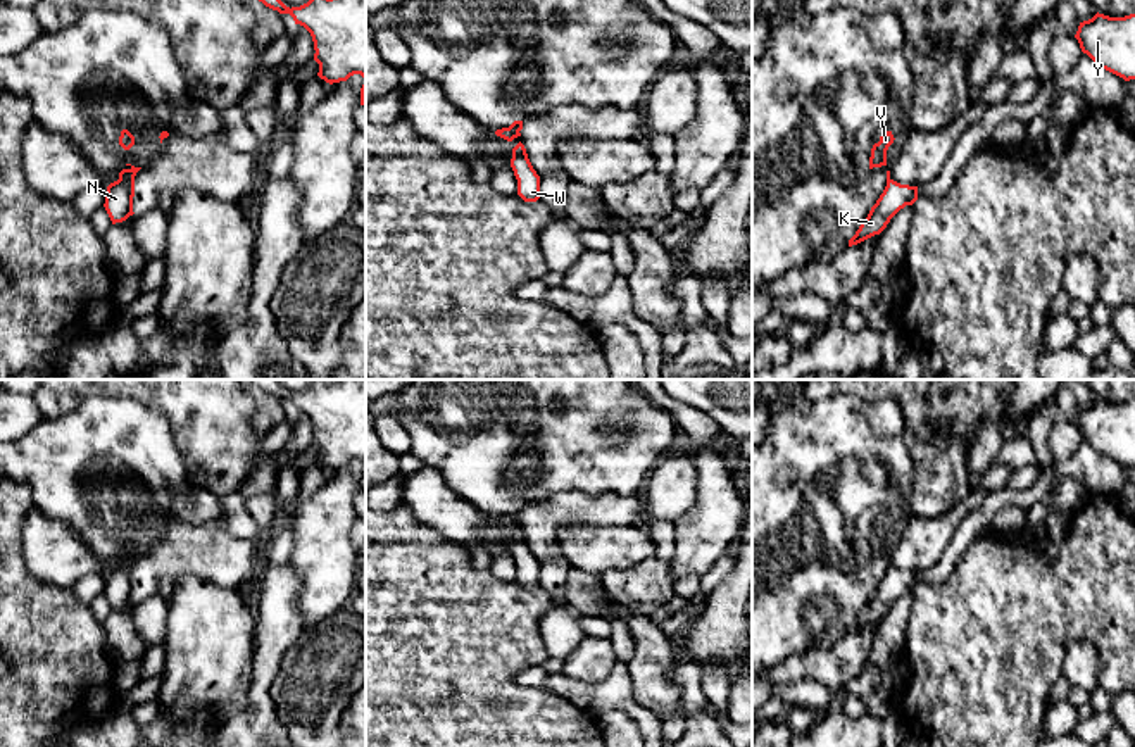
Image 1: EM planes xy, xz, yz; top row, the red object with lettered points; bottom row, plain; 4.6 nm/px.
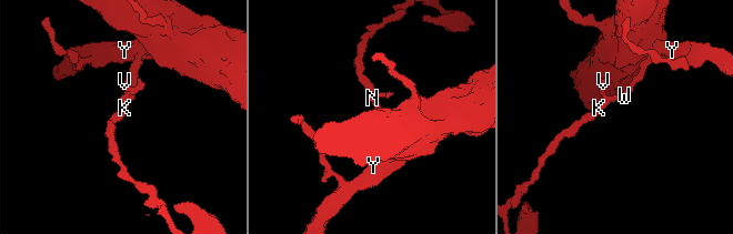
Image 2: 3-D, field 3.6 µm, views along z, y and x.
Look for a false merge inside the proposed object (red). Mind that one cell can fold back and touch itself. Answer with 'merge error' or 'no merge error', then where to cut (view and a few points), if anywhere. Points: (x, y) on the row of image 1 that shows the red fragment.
merge error | xy (118, 180), (133, 187)

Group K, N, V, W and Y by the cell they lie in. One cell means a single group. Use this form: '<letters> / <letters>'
K N W Y / V

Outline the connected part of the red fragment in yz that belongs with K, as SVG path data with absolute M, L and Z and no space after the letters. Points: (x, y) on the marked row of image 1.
M890 179L876 204L871 207L868 217L861 223L856 235L849 240L849 247L880 235L900 209L912 205L916 200L918 186L900 185Z

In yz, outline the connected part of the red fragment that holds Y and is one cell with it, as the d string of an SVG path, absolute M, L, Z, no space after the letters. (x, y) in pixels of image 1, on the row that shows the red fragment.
M1097 12L1080 22L1075 38L1097 66L1125 81L1135 79L1135 14L1109 17Z

